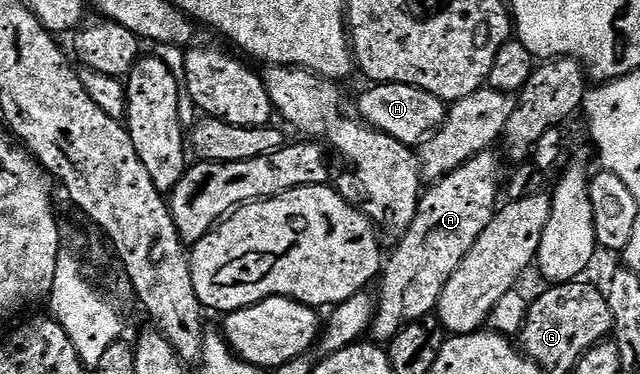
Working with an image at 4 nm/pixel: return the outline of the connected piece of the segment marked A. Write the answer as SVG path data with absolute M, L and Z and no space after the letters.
M487 150L476 154L464 162L452 174L435 181L422 193L422 199L418 201L418 213L416 218L401 233L398 245L394 248L394 253L389 253L384 267L377 281L376 289L376 315L372 325L372 336L375 341L389 342L396 334L400 334L402 328L409 324L417 324L425 321L438 307L438 299L452 274L460 266L460 262L476 246L476 238L484 234L484 226L492 222L494 213L499 207L498 200L498 179L502 176L502 168L498 165L498 156L494 150Z

